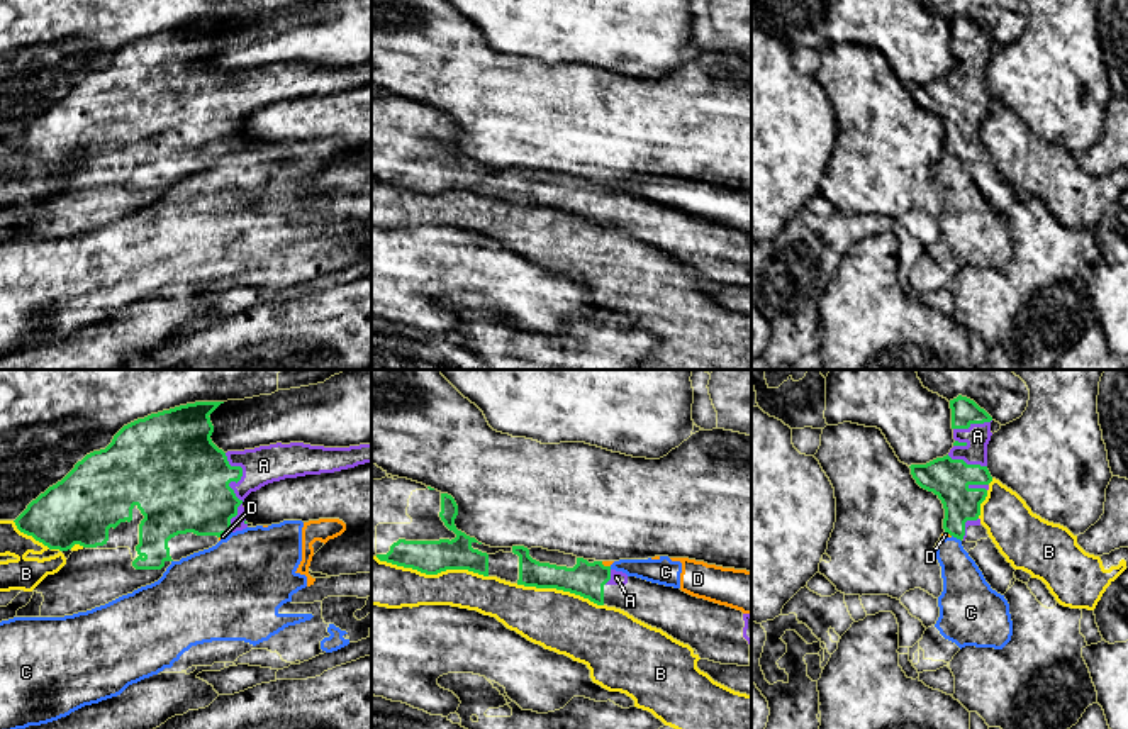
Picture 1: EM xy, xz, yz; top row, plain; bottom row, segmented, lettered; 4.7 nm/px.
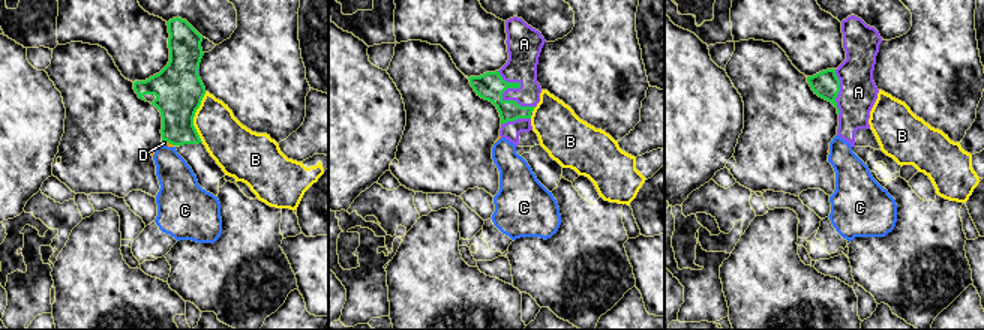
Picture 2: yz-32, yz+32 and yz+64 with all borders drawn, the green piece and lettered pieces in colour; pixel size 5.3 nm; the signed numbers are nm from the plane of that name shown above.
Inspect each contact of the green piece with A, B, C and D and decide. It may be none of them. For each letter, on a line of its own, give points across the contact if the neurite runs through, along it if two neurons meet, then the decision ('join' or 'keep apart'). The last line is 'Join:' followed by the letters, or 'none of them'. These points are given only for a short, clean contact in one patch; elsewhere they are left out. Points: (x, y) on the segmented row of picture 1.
A: join
B: keep apart
C: keep apart
D: border xz (601, 562), (609, 567); keep apart
Join: A

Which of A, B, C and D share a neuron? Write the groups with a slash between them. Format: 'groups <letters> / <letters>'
groups A / B / C D

